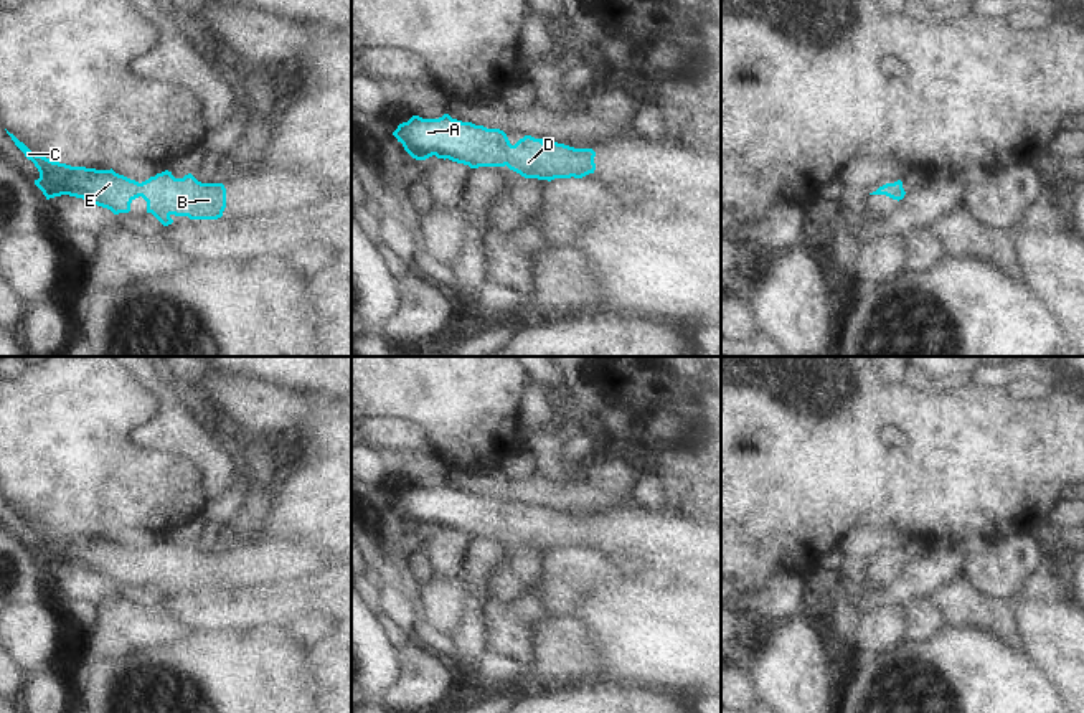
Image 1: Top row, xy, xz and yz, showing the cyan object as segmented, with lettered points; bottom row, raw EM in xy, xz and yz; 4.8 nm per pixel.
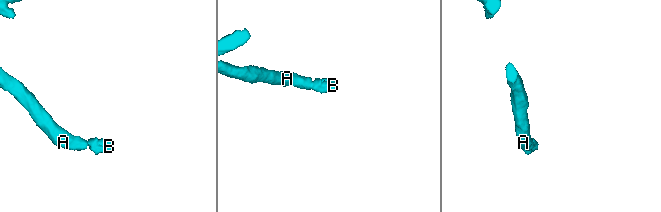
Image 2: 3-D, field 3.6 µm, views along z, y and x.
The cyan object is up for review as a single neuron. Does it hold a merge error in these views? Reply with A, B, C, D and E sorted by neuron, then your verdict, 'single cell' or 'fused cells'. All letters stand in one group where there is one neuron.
A B C D E | single cell

